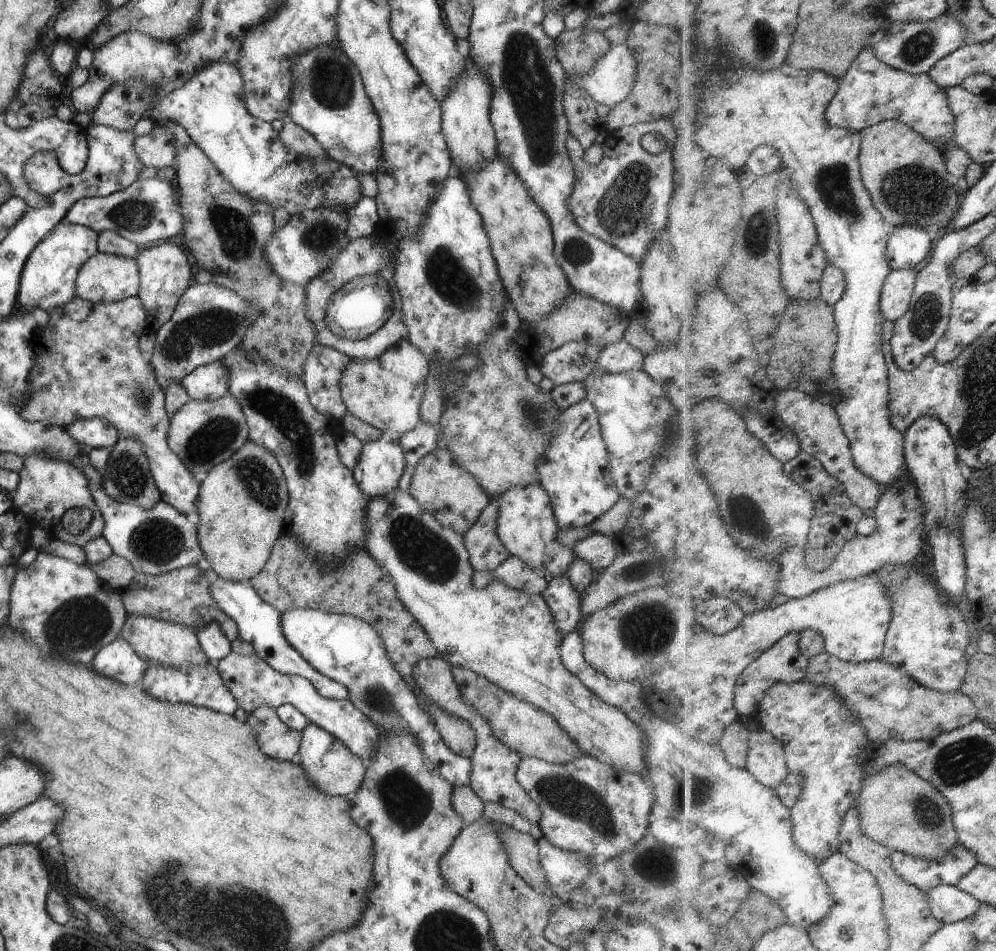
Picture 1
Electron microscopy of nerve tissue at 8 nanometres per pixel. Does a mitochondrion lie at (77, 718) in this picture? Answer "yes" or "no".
no

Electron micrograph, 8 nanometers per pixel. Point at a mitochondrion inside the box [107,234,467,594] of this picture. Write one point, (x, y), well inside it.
(418, 548)

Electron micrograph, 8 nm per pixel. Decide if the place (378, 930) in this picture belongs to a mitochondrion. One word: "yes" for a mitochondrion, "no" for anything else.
no

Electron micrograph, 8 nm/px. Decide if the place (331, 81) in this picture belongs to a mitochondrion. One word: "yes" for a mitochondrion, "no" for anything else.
yes

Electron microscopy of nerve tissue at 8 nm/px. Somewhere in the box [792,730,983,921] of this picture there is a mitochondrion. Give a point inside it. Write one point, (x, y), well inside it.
(929, 815)

